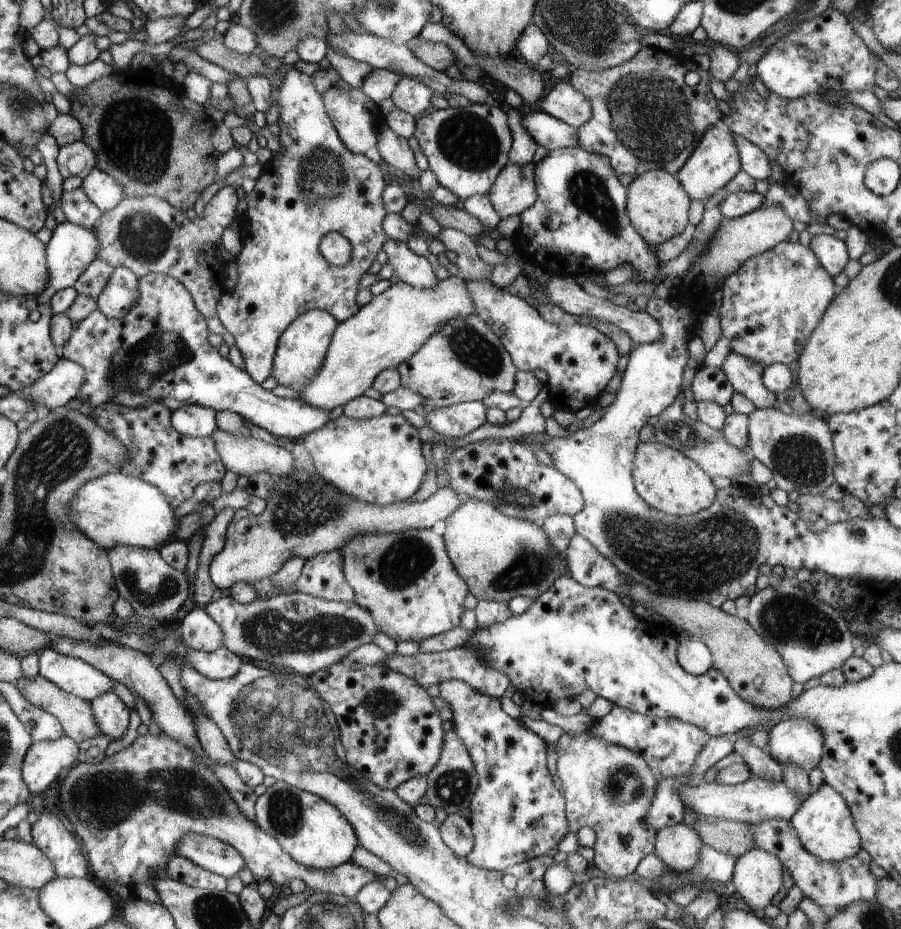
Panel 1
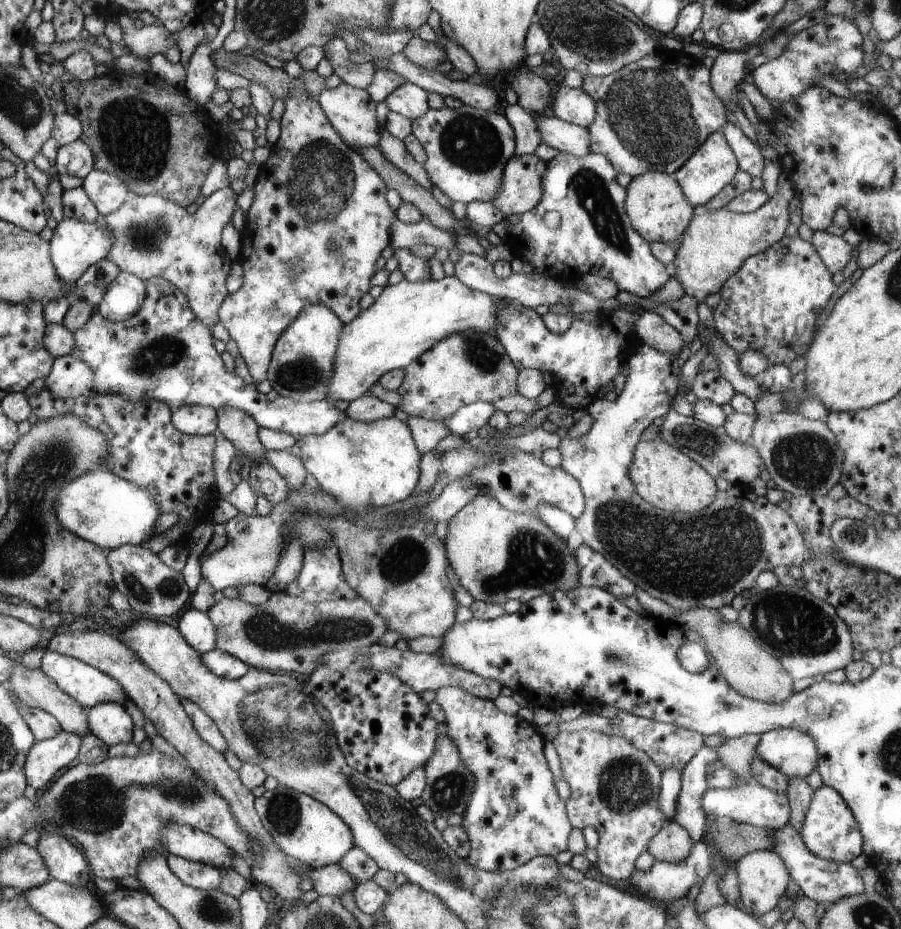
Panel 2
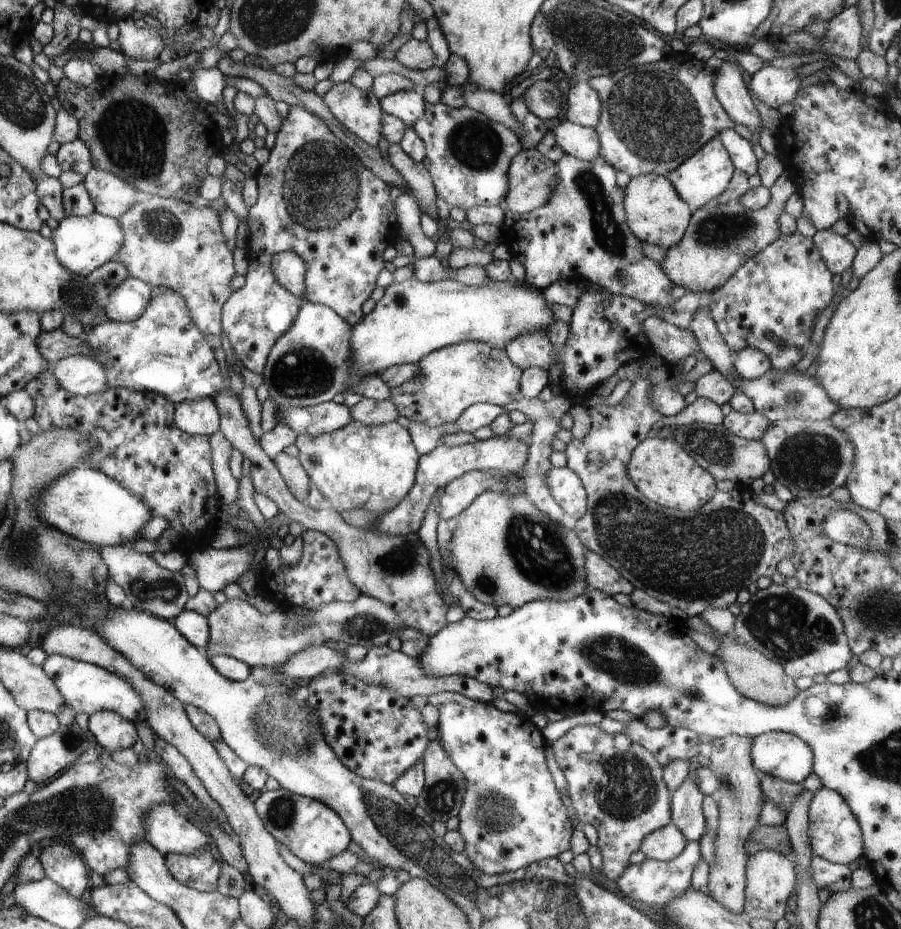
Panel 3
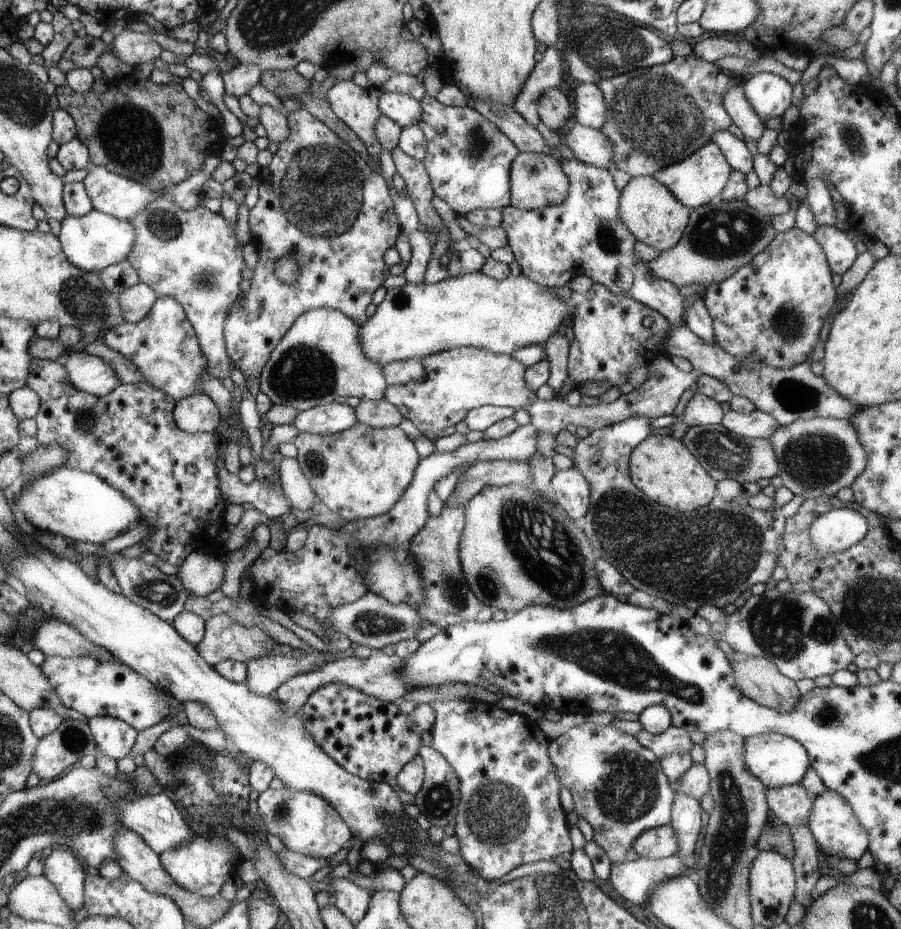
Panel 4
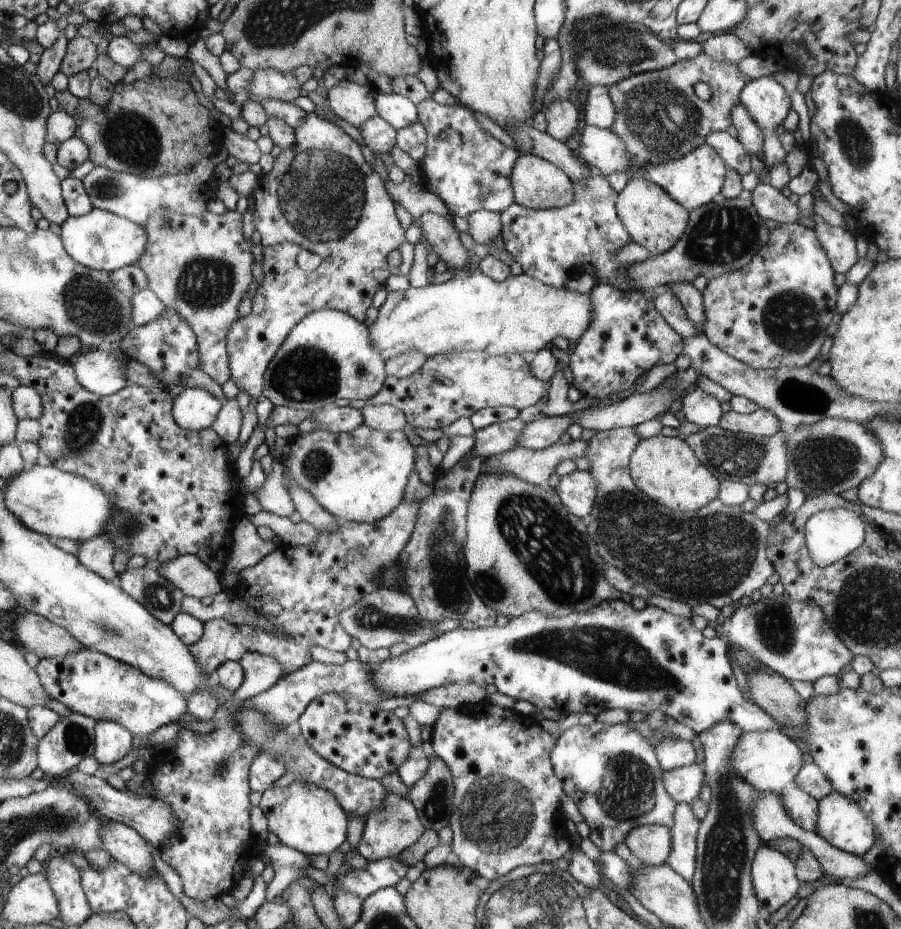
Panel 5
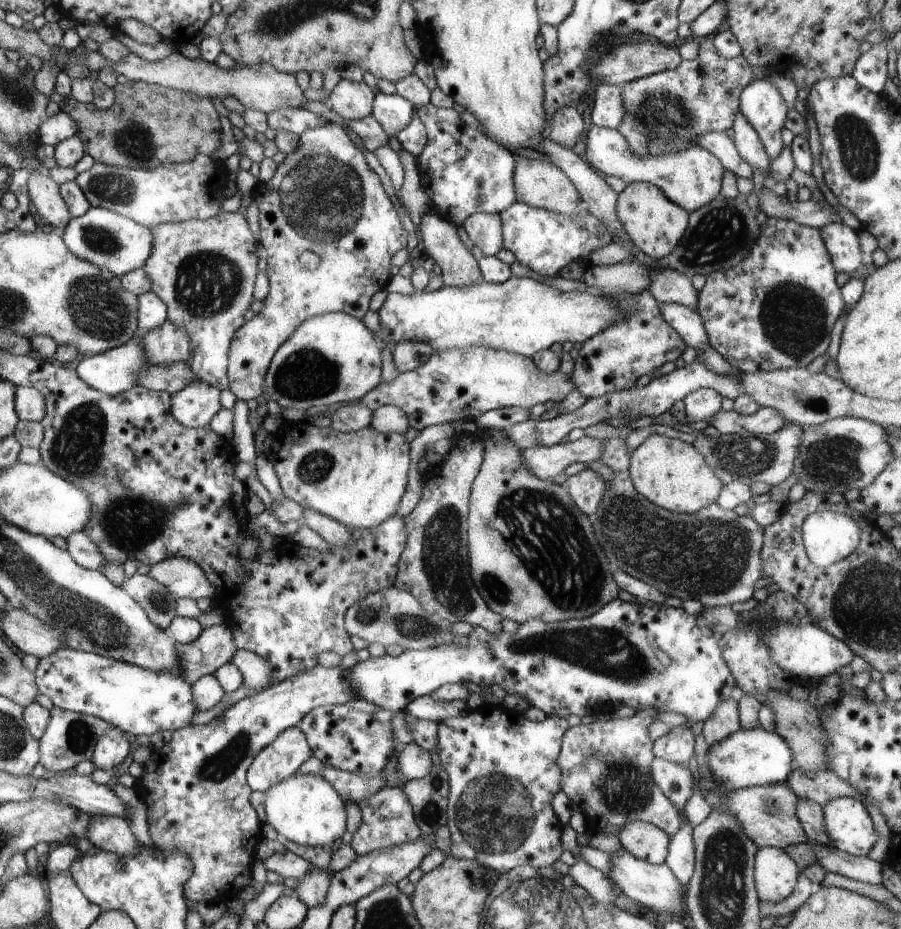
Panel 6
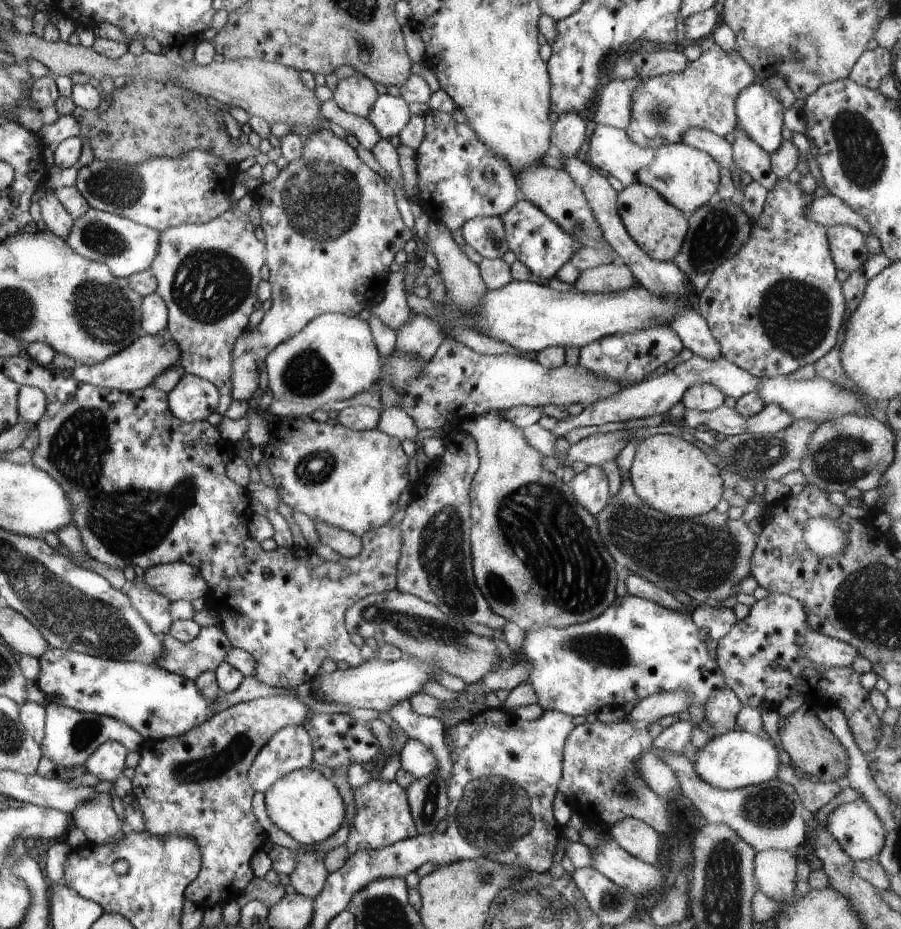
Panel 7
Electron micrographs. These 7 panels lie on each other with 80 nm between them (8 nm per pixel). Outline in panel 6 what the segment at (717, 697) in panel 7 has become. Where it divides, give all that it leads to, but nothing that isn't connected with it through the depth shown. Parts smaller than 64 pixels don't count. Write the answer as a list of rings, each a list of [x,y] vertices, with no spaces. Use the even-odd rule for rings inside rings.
[[[739,698],[723,700],[719,707],[715,708],[710,718],[704,721],[702,736],[709,744],[709,750],[715,747],[721,740],[732,736],[740,729],[739,723]]]

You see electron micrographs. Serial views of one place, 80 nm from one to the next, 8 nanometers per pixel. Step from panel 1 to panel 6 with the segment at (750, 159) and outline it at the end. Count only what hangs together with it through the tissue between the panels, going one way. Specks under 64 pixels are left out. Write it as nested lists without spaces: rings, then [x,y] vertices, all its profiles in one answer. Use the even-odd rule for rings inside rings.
[[[725,132],[700,133],[700,136],[695,138],[695,144],[716,156],[726,171],[733,172],[740,178],[753,180],[753,168],[738,154],[734,141]]]

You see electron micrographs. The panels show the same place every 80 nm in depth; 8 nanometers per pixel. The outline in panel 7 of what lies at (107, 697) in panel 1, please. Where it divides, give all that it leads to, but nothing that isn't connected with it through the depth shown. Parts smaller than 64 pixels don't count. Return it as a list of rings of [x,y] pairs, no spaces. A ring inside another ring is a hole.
[[[108,741],[98,748],[83,764],[87,772],[94,774],[101,781],[115,781],[120,772],[124,770],[124,758],[126,758],[126,746]]]

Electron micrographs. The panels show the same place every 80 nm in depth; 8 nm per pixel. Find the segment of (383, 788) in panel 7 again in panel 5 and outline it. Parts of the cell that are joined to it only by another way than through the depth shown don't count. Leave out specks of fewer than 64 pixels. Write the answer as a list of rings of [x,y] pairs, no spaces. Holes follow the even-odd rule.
[[[393,792],[386,793],[383,807],[375,814],[366,817],[361,840],[355,849],[360,856],[366,858],[367,862],[399,856],[399,853],[412,846],[425,830],[418,818],[413,800]]]

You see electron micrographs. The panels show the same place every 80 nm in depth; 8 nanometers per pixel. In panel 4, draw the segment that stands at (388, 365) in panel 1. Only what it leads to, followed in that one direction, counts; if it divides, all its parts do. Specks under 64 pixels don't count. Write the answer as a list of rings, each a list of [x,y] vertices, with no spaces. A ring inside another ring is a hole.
[[[478,271],[477,273],[468,273],[459,277],[448,277],[438,283],[424,282],[422,284],[406,283],[401,287],[395,289],[387,289],[386,296],[381,304],[376,308],[376,313],[364,323],[361,328],[361,343],[364,344],[365,353],[380,366],[387,365],[394,361],[407,361],[408,359],[427,357],[428,355],[435,355],[439,352],[449,351],[456,347],[474,347],[477,349],[484,349],[496,354],[511,355],[515,350],[522,347],[530,347],[531,345],[543,345],[549,336],[555,334],[560,328],[561,324],[565,324],[566,320],[573,321],[575,314],[574,303],[567,303],[560,297],[555,295],[555,292],[548,287],[536,284],[534,280],[530,280],[526,275],[519,276],[510,275],[504,280],[496,280],[494,277],[488,276],[487,273]]]

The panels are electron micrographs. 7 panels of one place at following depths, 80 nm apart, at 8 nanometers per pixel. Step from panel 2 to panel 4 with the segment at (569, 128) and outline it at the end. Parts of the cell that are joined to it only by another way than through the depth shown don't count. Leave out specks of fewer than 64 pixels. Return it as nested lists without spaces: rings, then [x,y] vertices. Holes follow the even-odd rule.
[[[580,123],[561,135],[564,144],[572,149],[578,161],[601,168],[612,170],[613,164],[612,141],[602,132],[602,129],[584,127]]]

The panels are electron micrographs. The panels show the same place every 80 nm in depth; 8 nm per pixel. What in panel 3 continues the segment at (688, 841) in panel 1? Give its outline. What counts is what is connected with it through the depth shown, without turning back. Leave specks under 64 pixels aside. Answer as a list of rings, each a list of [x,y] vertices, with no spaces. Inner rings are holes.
[[[671,822],[647,834],[640,843],[639,851],[645,857],[659,861],[676,858],[688,844],[686,837]]]

